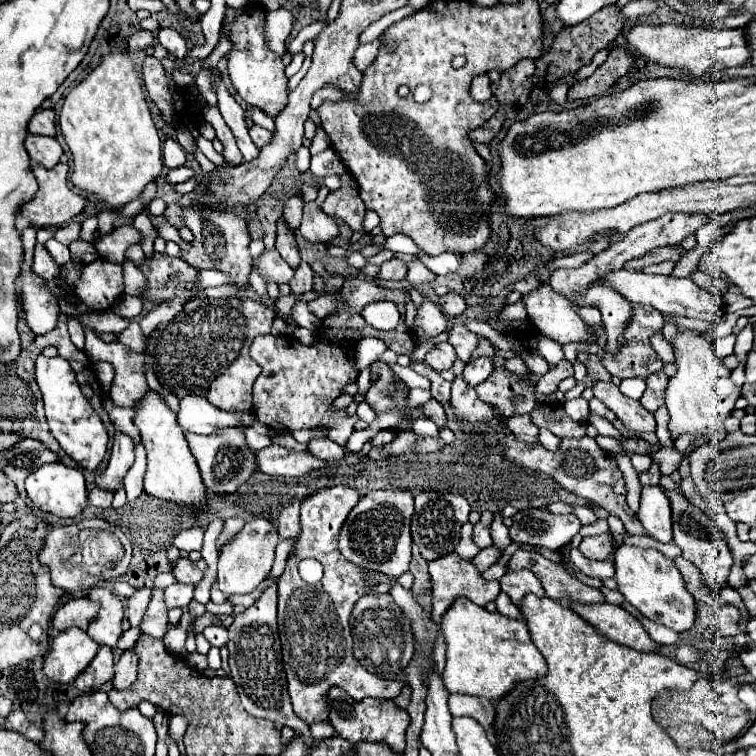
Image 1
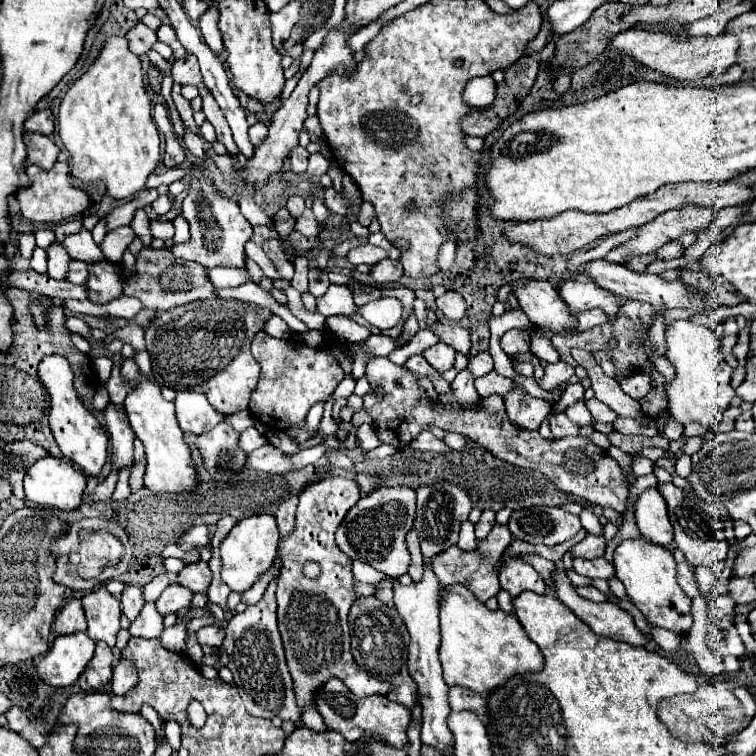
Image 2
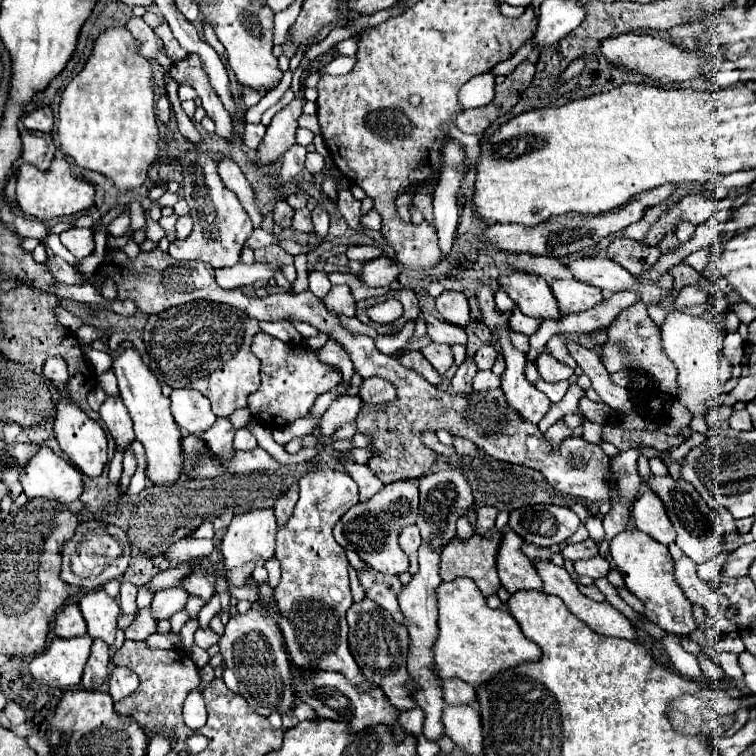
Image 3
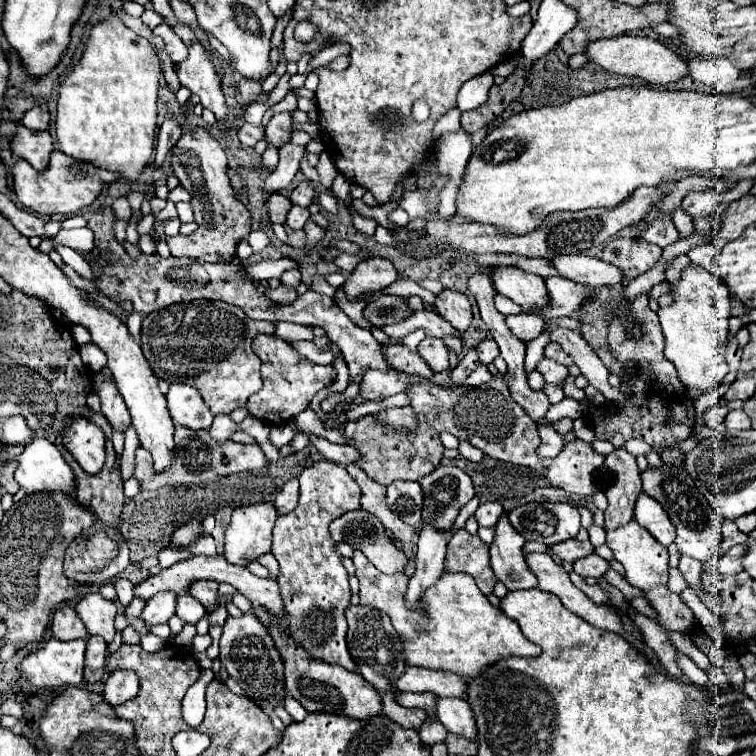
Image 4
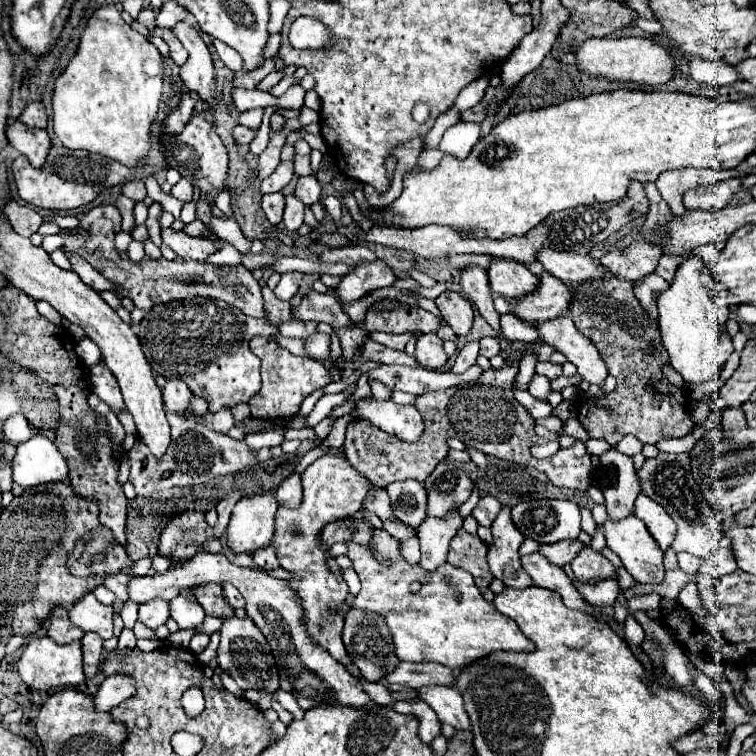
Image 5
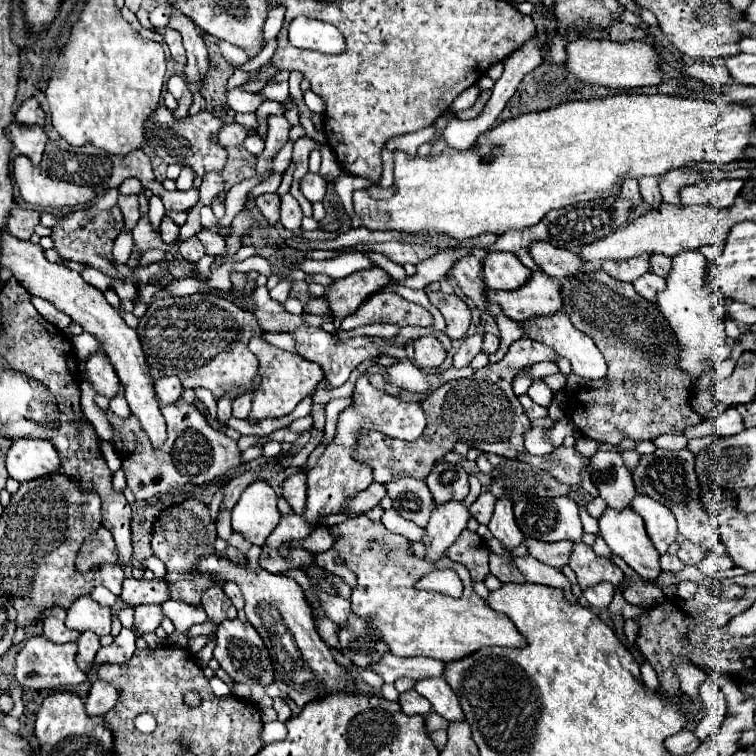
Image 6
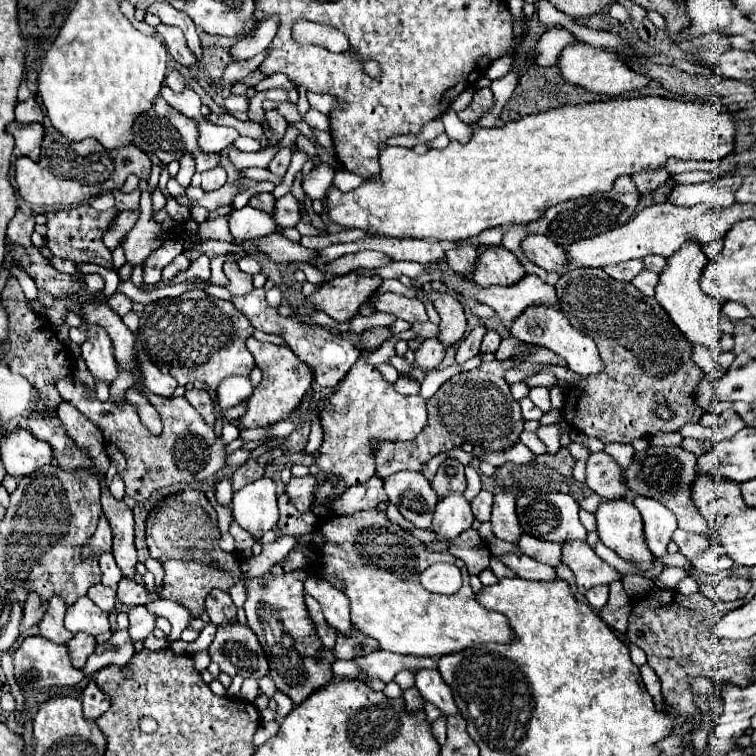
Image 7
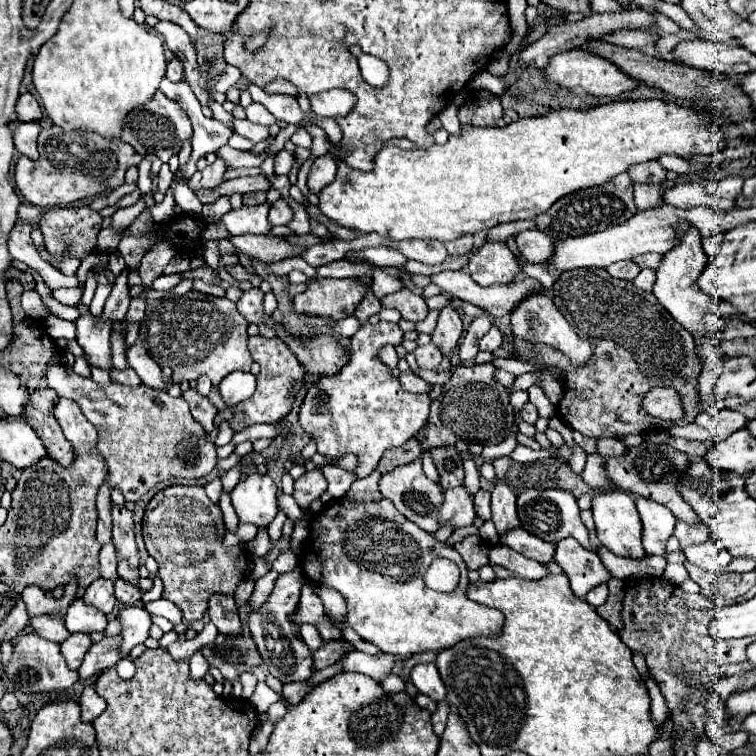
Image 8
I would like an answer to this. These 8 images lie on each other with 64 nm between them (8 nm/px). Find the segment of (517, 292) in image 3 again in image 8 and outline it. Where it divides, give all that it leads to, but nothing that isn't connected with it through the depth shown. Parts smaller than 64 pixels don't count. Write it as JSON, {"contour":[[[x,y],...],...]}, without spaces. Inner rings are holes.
{"contour":[[[486,242],[468,262],[468,274],[480,286],[510,284],[520,270],[518,258],[504,242]]]}

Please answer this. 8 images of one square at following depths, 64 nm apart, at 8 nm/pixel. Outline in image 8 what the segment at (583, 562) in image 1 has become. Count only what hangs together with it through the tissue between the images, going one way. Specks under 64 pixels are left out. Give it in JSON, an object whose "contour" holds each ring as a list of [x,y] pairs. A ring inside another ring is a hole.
{"contour":[[[560,540],[556,544],[556,562],[562,566],[564,574],[570,578],[572,592],[578,598],[584,598],[598,584],[606,584],[612,576],[604,568],[600,556],[592,550],[586,550],[576,540]]]}

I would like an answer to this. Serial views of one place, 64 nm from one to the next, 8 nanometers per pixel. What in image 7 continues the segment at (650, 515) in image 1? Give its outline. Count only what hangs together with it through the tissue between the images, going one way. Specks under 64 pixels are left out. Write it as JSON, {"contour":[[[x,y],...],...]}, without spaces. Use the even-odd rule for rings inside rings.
{"contour":[[[634,496],[632,504],[638,508],[644,520],[644,532],[648,548],[656,558],[666,554],[666,546],[672,540],[672,534],[676,530],[676,516],[658,500],[646,498],[646,496]]]}

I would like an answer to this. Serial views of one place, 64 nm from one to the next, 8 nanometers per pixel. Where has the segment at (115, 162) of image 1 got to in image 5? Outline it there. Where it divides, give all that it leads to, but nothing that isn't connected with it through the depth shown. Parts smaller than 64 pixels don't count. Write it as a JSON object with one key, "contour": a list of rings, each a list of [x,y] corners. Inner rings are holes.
{"contour":[[[104,6],[88,20],[76,56],[70,60],[64,74],[56,80],[52,108],[54,108],[54,134],[68,150],[86,150],[106,156],[128,168],[146,158],[150,150],[150,126],[156,120],[162,96],[164,58],[148,38],[134,32],[114,6]]]}

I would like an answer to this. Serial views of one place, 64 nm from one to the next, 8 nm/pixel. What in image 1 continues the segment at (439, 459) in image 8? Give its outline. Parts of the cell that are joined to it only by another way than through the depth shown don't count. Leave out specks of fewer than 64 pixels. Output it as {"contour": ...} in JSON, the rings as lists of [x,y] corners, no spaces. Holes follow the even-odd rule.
{"contour":[[[420,492],[416,494],[416,508],[410,522],[412,530],[412,542],[420,548],[422,558],[438,560],[440,556],[452,554],[456,550],[456,544],[460,542],[460,528],[468,522],[470,506],[464,496],[452,494],[452,492]]]}

